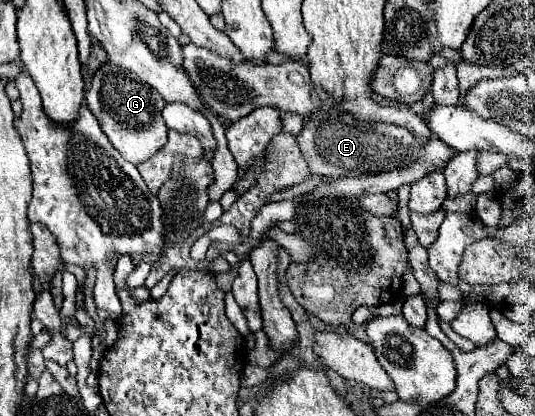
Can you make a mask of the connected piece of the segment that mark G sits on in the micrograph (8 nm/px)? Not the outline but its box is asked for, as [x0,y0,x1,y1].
[85,63,167,165]

